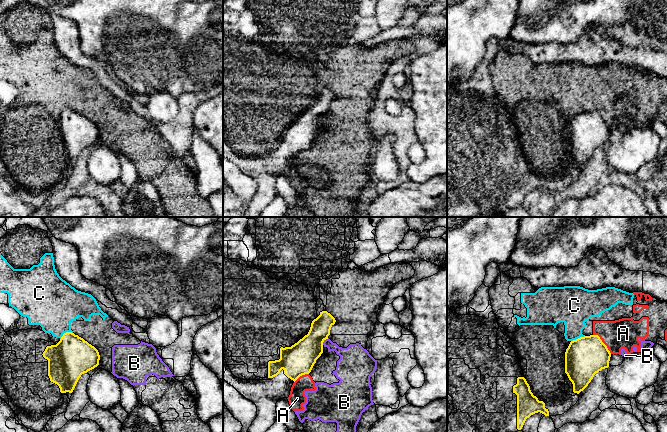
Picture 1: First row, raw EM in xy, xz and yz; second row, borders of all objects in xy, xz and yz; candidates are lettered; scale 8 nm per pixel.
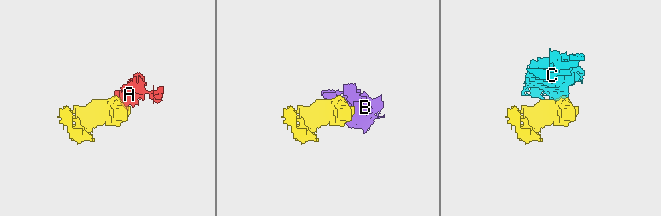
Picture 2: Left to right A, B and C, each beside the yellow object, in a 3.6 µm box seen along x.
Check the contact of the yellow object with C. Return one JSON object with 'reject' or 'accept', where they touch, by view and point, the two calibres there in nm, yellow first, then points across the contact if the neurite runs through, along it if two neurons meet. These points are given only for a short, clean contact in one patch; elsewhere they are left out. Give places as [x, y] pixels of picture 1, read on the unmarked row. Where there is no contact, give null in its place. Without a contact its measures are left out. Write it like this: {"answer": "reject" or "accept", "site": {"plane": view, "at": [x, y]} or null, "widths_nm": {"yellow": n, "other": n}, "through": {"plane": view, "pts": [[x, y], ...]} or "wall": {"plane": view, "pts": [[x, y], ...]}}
{"answer": "reject", "site": {"plane": "xy", "at": [66, 108]}, "widths_nm": {"yellow": 320, "other": 400}, "wall": {"plane": "xy", "pts": [[72, 108], [65, 108], [60, 115]]}}

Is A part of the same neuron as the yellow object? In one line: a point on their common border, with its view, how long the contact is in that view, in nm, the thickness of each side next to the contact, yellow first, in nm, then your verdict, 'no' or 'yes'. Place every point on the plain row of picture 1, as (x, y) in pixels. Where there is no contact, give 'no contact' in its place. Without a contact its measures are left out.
contact yz (602, 118); length 220 nm; calibres 320 and 240 nm; no

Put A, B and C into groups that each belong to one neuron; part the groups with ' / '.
A B C

